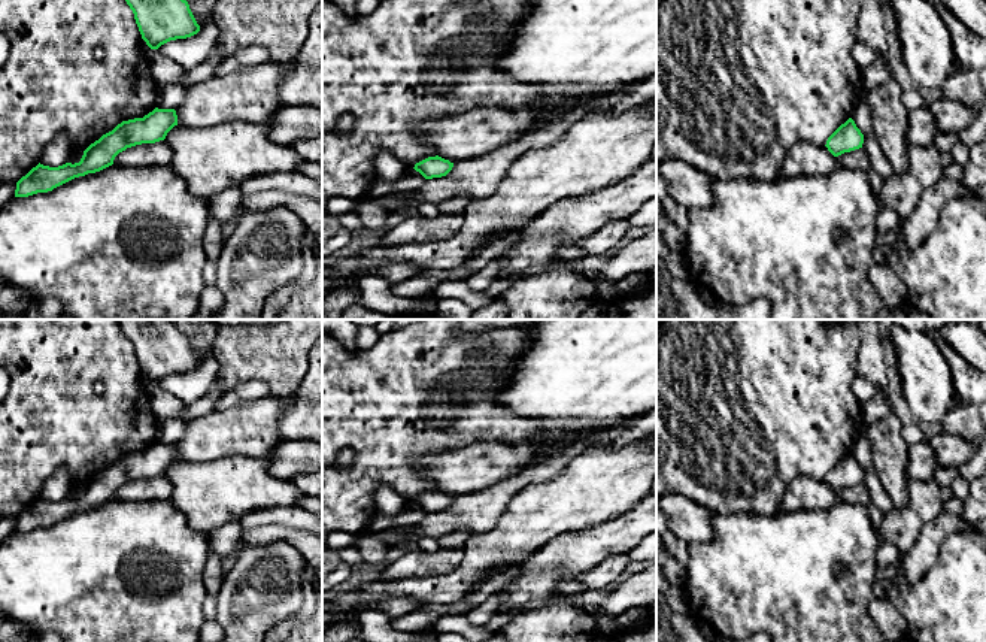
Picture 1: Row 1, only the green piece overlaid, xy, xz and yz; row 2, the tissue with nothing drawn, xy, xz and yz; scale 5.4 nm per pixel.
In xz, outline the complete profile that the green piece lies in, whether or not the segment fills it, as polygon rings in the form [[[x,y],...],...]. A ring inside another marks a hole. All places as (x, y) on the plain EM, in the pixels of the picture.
[[[439,490],[428,491],[415,499],[415,505],[419,506],[425,514],[446,511],[453,502],[453,497]]]

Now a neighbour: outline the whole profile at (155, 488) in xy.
[[[160,475],[155,478],[142,478],[125,485],[119,487],[113,499],[115,500],[133,500],[133,502],[143,502],[143,500],[172,500],[173,494],[173,484],[167,479],[167,476]]]

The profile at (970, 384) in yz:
[[[934,334],[935,343],[944,354],[952,378],[955,393],[967,405],[986,403],[986,375],[964,360],[947,342]]]

